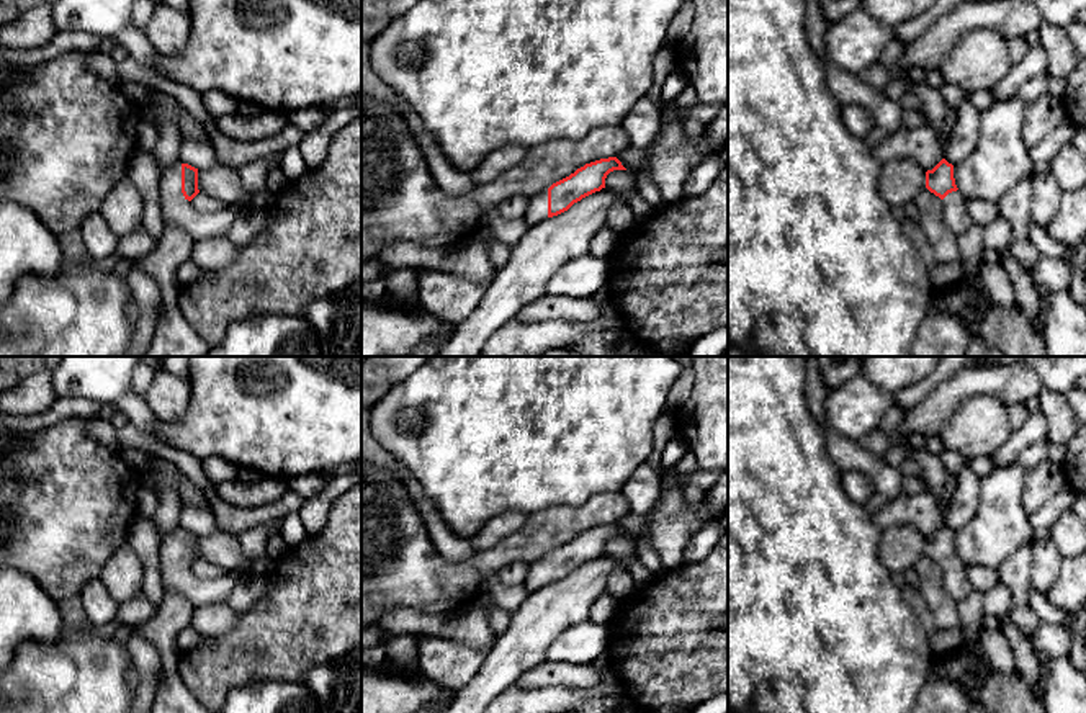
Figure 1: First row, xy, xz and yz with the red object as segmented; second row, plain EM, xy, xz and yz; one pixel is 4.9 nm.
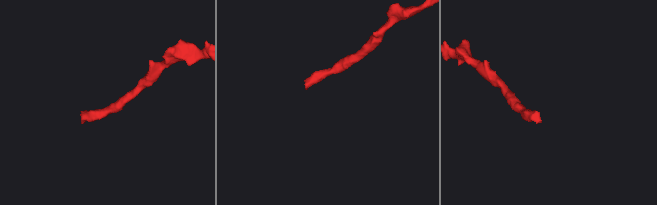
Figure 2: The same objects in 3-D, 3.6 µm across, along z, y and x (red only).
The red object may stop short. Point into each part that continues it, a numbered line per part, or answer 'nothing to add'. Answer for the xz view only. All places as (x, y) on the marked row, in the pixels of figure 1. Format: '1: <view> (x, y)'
1: xz (537, 211)

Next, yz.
1: yz (955, 216)

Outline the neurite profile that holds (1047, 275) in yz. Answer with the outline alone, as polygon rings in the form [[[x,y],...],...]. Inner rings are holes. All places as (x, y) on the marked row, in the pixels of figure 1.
[[[1045,255],[1032,267],[1030,283],[1039,301],[1039,319],[1035,321],[1037,334],[1043,335],[1045,304],[1042,298],[1053,291],[1066,289],[1071,283],[1073,270],[1065,260],[1048,258]]]

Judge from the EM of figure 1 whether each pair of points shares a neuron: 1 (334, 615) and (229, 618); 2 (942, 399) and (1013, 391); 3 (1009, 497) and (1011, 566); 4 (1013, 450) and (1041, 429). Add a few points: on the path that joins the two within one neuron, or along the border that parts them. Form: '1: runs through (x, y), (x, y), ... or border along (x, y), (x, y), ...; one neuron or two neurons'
1: border along (242, 614), (228, 630), (206, 636); two neurons
2: runs through (960, 386), (995, 385); one neuron
3: border along (1031, 542), (1014, 550), (996, 568); two neurons
4: runs through (1019, 443), (1034, 429); one neuron

